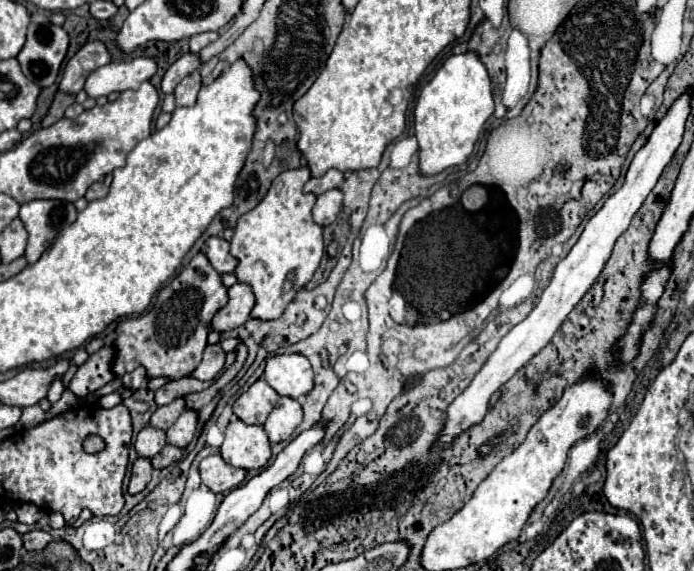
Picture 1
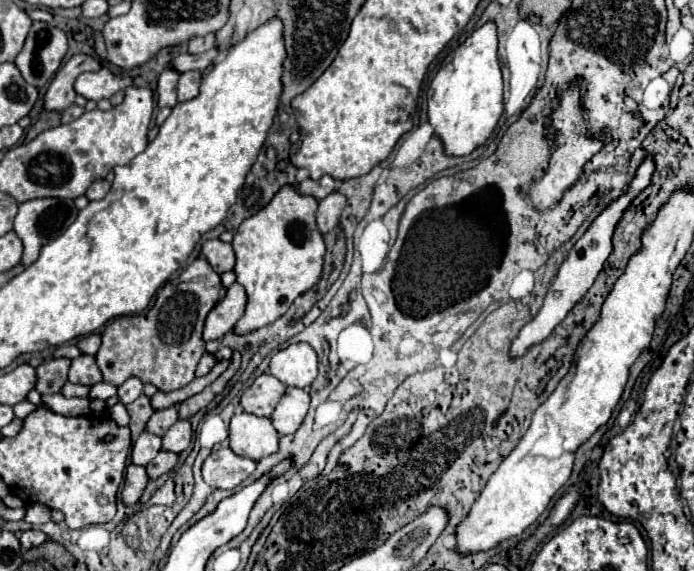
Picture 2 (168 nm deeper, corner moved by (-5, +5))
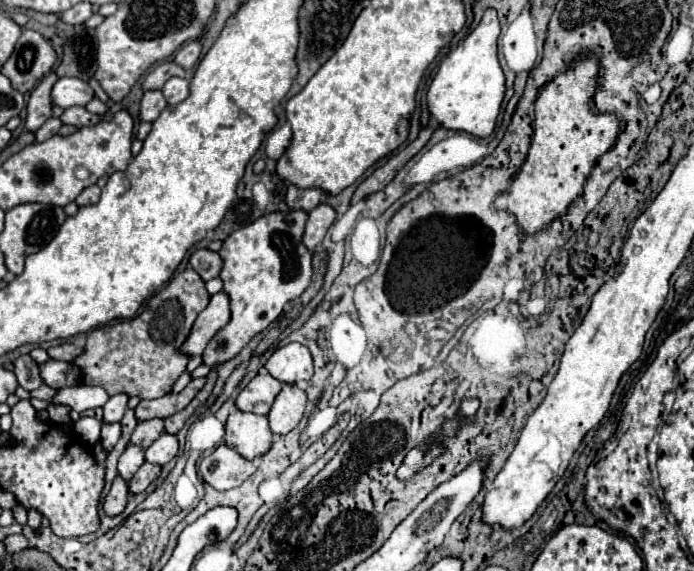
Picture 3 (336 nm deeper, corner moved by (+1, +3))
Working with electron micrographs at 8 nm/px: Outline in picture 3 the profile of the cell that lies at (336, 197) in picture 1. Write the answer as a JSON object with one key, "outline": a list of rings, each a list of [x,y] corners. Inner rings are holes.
{"outline":[[[318,204],[318,206],[308,214],[308,222],[306,222],[306,232],[304,232],[304,236],[302,236],[302,244],[304,244],[310,252],[314,252],[314,250],[322,244],[322,240],[324,240],[328,228],[332,226],[334,218],[336,218],[336,212],[334,212],[334,208],[330,208],[328,204]]]}

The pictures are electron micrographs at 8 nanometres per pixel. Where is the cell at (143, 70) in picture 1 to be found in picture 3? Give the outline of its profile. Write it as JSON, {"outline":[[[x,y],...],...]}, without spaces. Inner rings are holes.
{"outline":[[[58,78],[52,88],[52,104],[60,108],[86,106],[94,98],[94,90],[80,78]]]}

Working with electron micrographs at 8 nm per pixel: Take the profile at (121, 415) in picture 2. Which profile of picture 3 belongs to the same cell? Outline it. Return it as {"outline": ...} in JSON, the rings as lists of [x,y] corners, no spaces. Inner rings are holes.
{"outline":[[[102,424],[100,444],[102,444],[102,448],[106,452],[114,448],[114,444],[118,442],[118,438],[120,438],[120,424]]]}

